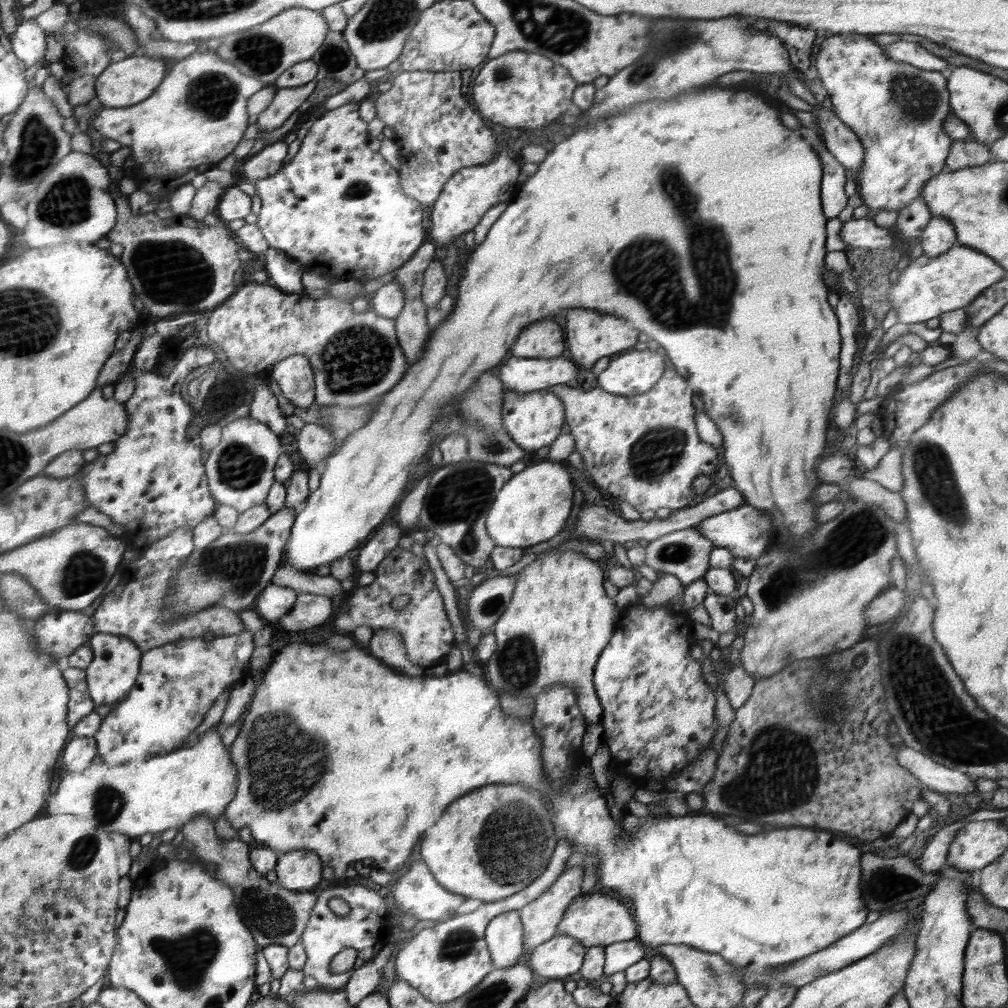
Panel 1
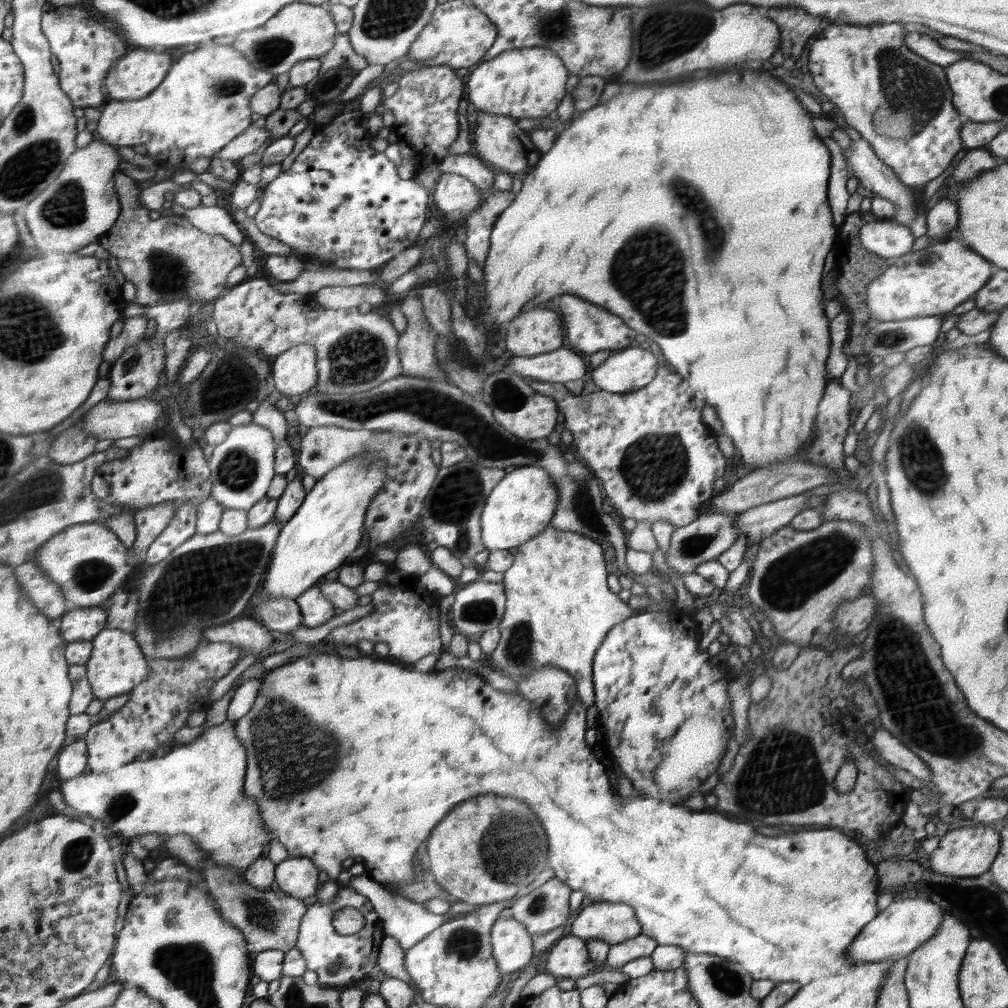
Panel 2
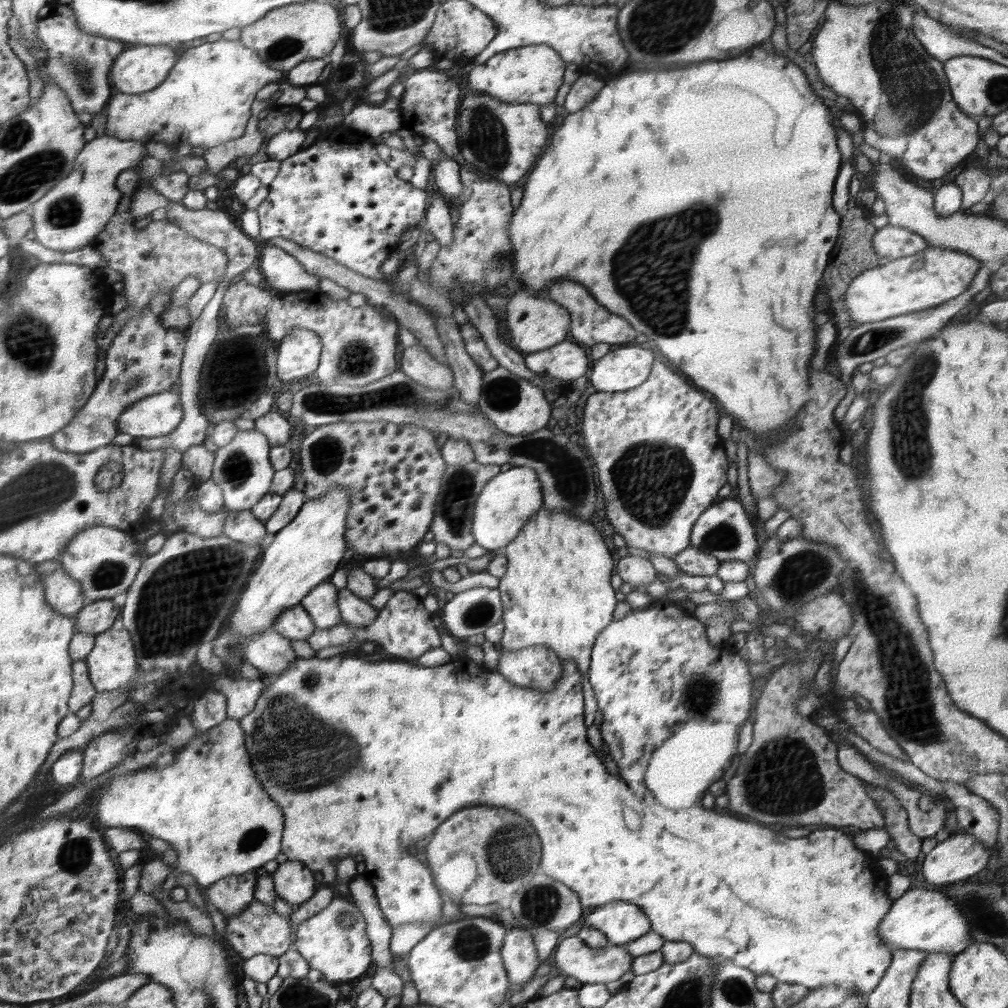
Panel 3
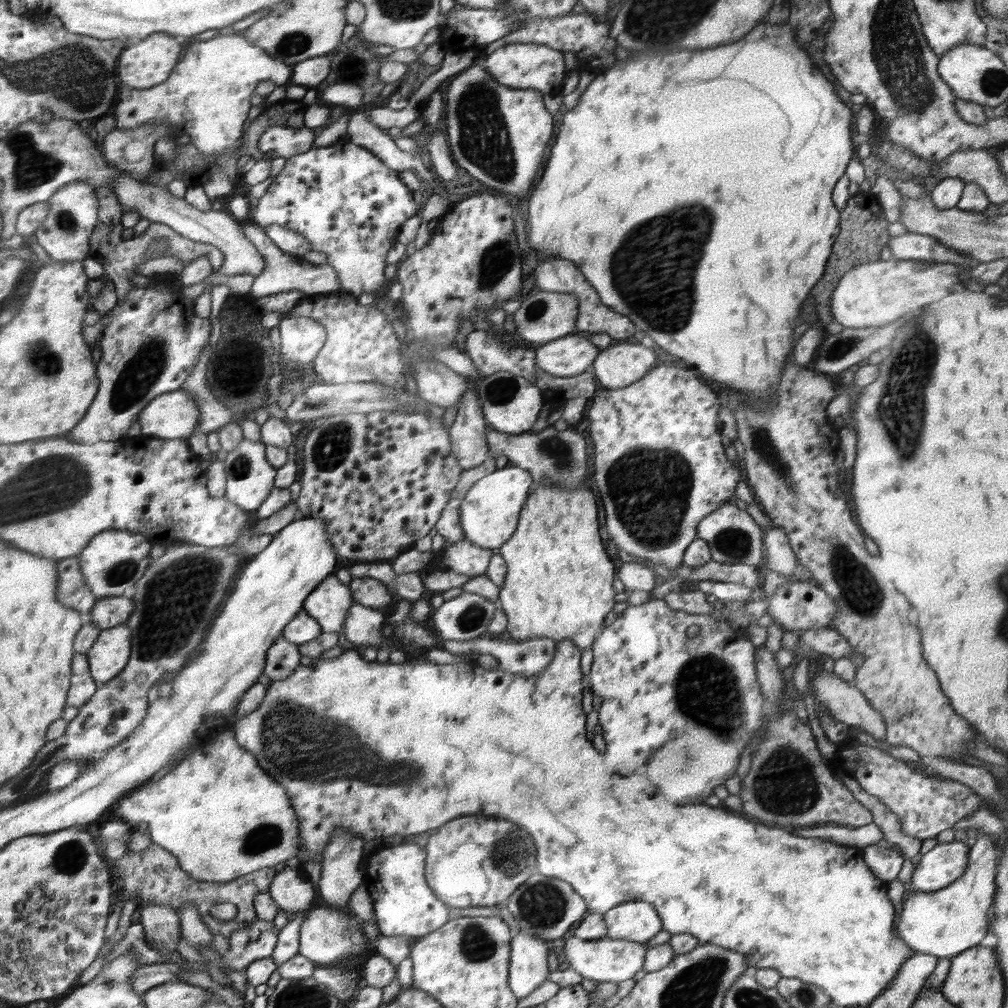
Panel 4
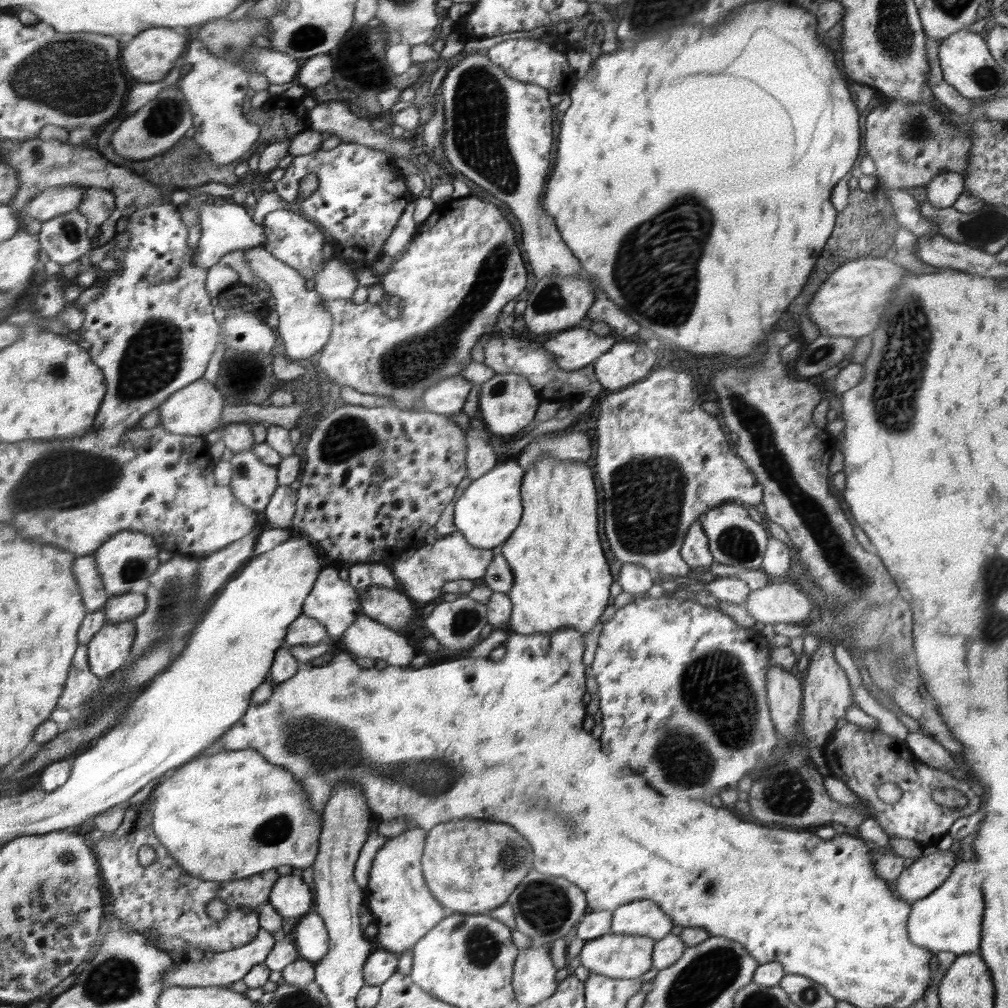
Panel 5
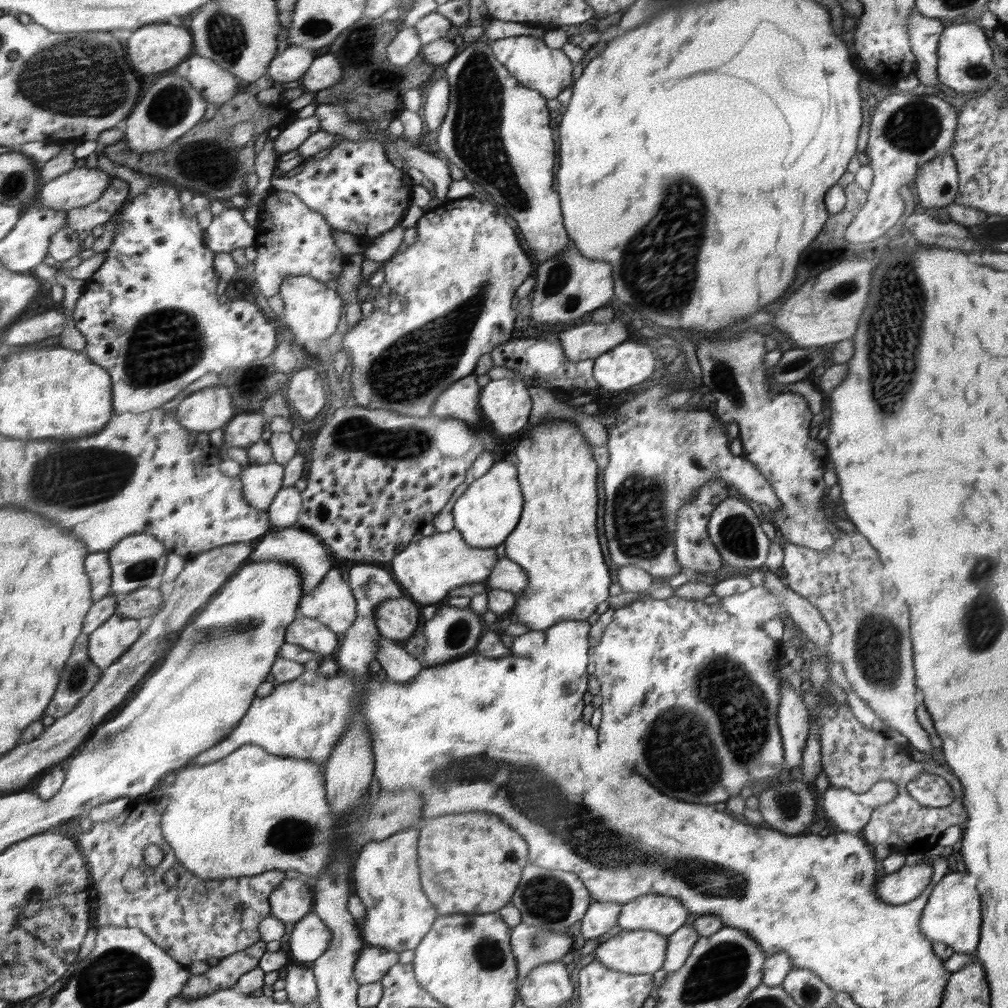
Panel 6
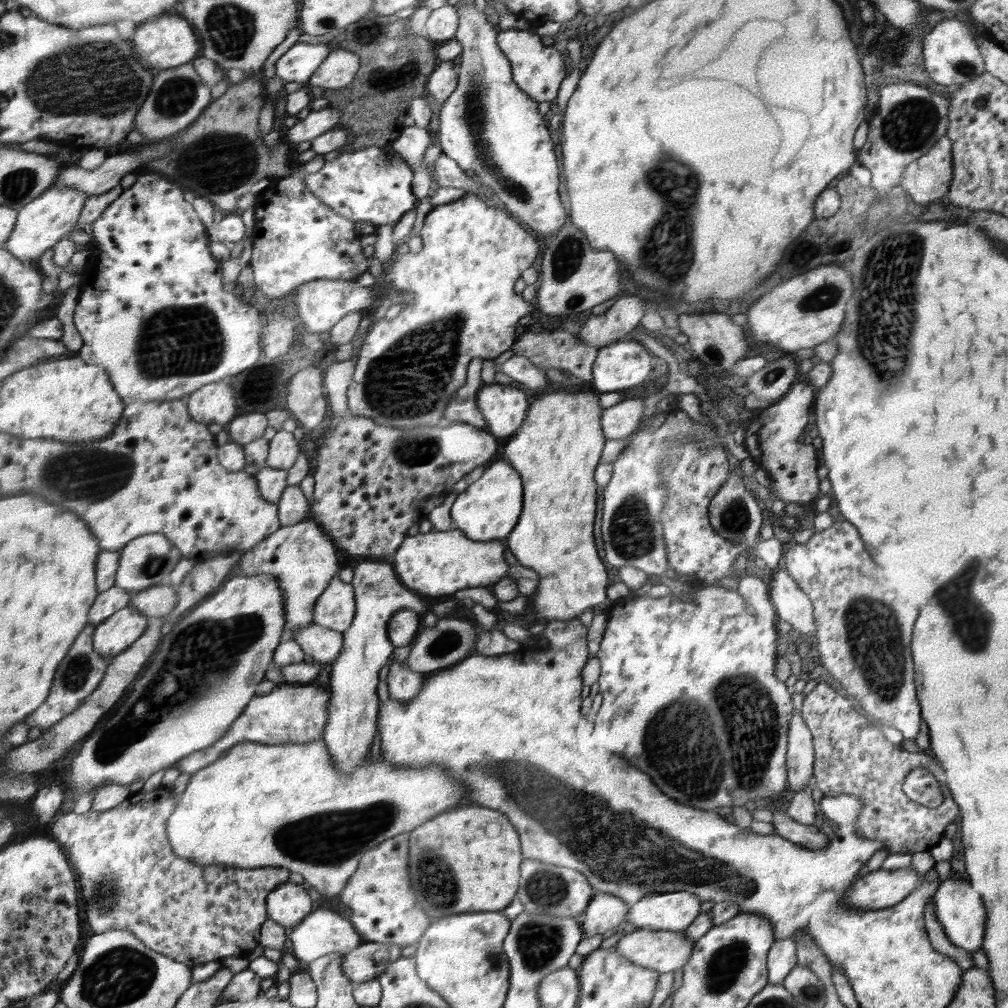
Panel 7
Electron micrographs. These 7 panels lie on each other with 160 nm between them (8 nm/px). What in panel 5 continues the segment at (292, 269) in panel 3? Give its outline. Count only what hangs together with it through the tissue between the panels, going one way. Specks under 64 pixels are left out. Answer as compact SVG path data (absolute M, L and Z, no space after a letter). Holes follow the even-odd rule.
M200 190L190 193L190 198L186 204L198 208L200 213L200 227L202 228L202 236L199 239L198 246L194 249L193 260L197 260L197 266L202 268L210 268L230 251L246 250L252 247L262 247L266 242L263 226L258 226L256 222L252 222L251 214L242 205L235 202L228 202L224 208L217 205L209 205L206 202L198 204L195 197L198 197ZM332 258L318 271L314 278L313 289L325 300L351 300L358 288L355 264L349 260Z

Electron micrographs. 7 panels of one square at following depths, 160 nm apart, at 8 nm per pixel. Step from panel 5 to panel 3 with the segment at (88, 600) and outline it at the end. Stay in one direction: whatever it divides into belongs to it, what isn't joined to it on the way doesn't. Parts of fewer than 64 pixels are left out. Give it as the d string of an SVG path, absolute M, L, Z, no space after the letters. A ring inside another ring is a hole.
M58 558L37 564L38 574L46 586L46 601L62 615L74 616L84 606L82 588L74 581L66 570L62 569Z

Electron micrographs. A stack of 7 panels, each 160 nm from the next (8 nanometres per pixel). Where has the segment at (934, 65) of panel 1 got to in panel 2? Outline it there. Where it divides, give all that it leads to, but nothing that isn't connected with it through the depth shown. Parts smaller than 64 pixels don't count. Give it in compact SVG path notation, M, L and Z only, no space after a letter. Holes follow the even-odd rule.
M910 32L910 34L904 38L904 44L906 44L912 52L920 54L922 58L926 58L926 60L938 64L938 66L950 66L950 64L962 60L962 52L944 50L944 48L938 46L936 40L932 40L930 36L924 36L924 34L918 36L918 32Z

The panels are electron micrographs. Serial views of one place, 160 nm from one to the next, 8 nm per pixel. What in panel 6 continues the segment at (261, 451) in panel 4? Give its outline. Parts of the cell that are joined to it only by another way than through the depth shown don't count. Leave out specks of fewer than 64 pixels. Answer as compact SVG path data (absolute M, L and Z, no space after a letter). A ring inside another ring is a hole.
M274 461L248 465L238 476L244 485L245 500L258 510L267 511L284 484L282 464Z

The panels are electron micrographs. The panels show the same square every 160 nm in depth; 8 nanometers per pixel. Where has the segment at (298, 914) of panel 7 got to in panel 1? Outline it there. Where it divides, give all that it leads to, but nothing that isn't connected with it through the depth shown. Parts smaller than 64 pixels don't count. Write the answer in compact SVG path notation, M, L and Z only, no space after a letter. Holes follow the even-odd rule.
M308 850L290 851L280 855L274 870L277 881L282 887L291 891L313 890L322 878L322 860L318 855Z

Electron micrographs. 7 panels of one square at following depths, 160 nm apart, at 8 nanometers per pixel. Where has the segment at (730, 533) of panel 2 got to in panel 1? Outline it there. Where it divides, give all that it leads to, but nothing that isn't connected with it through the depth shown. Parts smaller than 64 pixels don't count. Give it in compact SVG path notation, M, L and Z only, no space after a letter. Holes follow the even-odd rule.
M696 527L675 530L656 540L649 541L645 548L644 565L652 568L652 570L660 570L660 572L676 576L685 589L692 582L705 576L710 568L710 553L715 547L715 544L703 536Z

